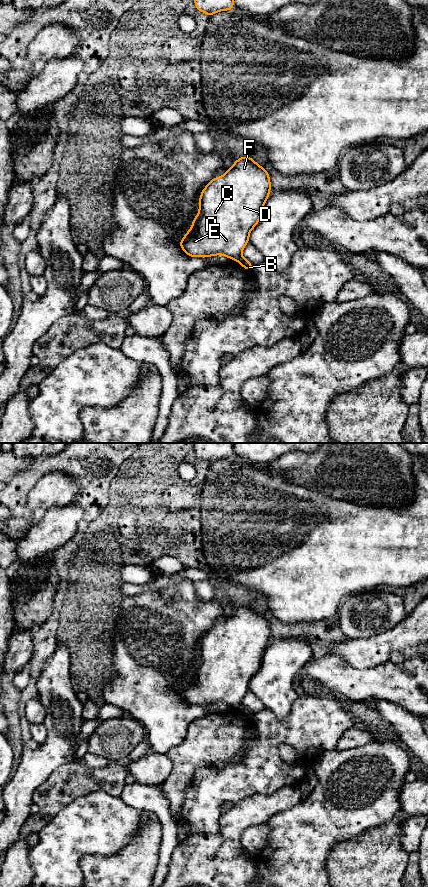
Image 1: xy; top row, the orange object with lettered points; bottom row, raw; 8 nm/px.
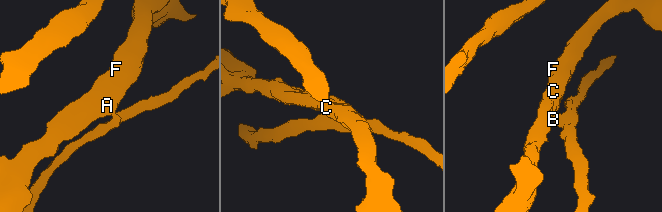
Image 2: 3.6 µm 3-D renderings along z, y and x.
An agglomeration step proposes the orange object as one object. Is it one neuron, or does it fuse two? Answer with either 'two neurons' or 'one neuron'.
two neurons

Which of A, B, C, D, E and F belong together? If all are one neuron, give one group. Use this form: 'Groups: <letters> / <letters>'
Groups: A C D E F / B

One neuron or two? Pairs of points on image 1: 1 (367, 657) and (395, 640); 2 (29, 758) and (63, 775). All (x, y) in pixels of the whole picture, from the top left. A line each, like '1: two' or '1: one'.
1: one
2: two

